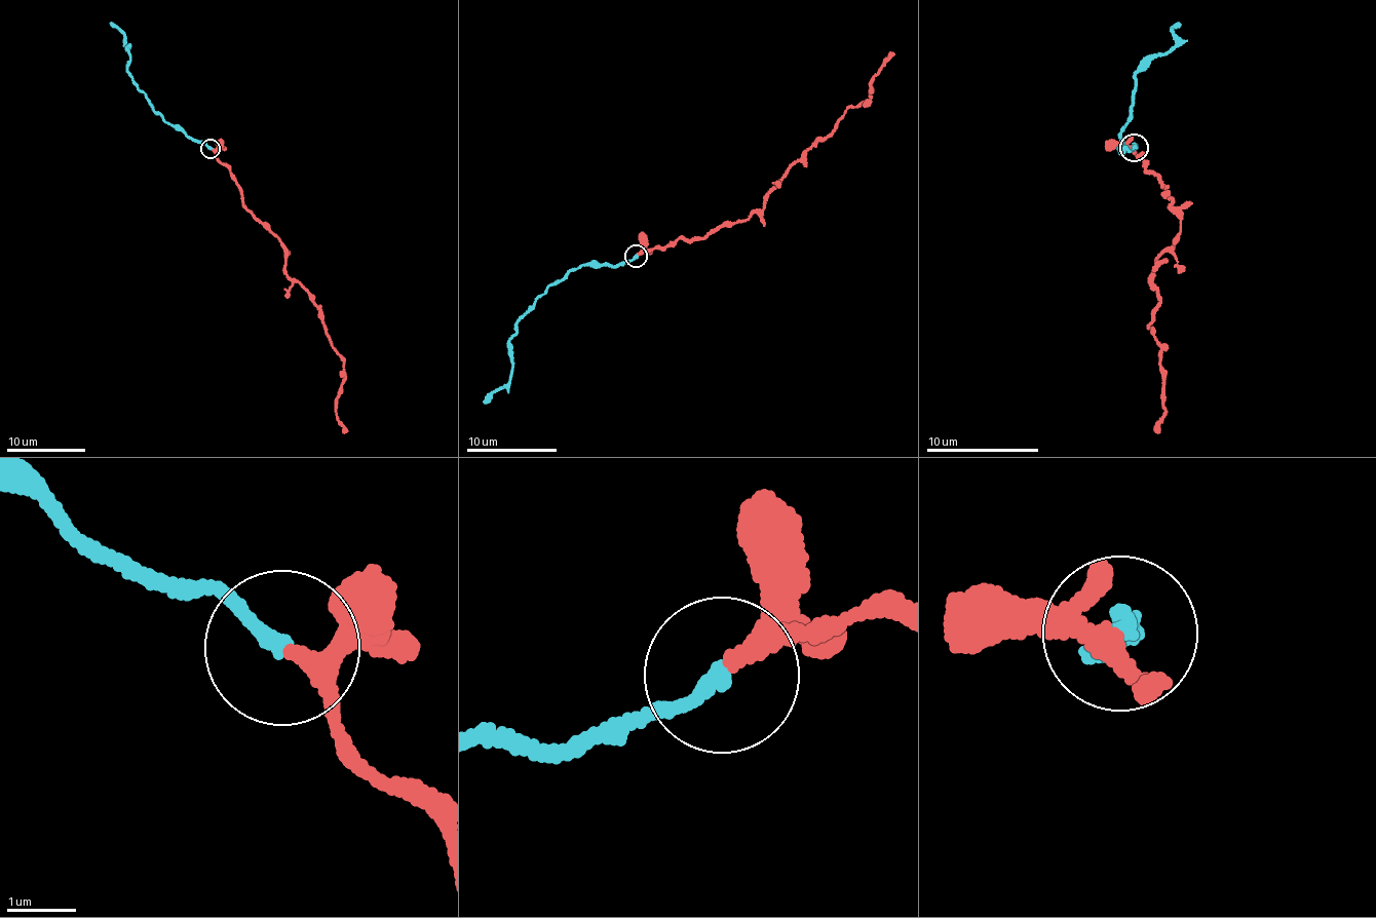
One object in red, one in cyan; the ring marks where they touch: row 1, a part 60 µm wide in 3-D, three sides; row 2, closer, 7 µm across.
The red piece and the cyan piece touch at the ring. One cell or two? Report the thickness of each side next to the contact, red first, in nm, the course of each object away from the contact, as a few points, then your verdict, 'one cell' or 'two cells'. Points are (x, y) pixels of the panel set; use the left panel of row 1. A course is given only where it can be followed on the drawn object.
240/220 nm | red via (211, 149), (244, 206), (280, 240), (284, 274), (310, 296), (344, 361), (346, 379), (336, 405), (347, 432) | cyan via (209, 148), (177, 130), (147, 99), (128, 71), (125, 35), (110, 22) | one cell

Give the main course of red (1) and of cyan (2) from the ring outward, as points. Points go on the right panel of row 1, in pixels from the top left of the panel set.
1: (1132, 149), (1145, 173), (1159, 178), (1178, 215), (1178, 242), (1153, 266), (1151, 326), (1164, 417), (1157, 429)
2: (1134, 147), (1123, 155), (1119, 149), (1132, 104), (1135, 72), (1175, 45), (1177, 23)

